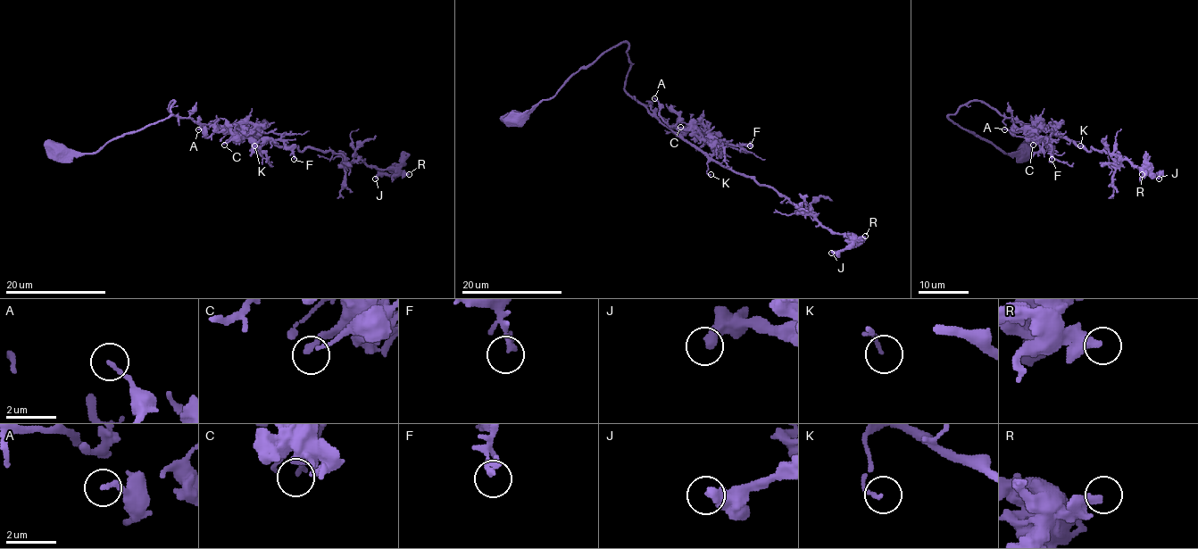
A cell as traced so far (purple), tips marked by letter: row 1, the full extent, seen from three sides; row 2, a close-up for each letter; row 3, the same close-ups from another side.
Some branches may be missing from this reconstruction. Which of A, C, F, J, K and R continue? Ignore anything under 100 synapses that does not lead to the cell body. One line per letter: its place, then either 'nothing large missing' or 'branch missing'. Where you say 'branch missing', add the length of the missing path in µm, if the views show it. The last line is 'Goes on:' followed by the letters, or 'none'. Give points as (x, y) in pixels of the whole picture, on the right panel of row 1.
A: at (1004, 129); nothing large missing
C: at (1033, 145); nothing large missing
F: at (1052, 159); nothing large missing
J: at (1159, 178); nothing large missing
K: at (1080, 145); nothing large missing
R: at (1142, 174); nothing large missing
Goes on: none

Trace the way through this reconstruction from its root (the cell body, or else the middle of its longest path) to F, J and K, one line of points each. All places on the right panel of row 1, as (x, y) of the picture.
F: (1027, 154), (1002, 153), (949, 115), (985, 102), (1036, 125), (1035, 134), (1052, 140), (1052, 159)
J: (1027, 154), (1002, 153), (949, 115), (981, 100), (1002, 115), (1043, 125), (1088, 151), (1105, 151), (1159, 178)
K: (1027, 154), (1002, 153), (961, 128), (949, 115), (970, 102), (981, 100), (1002, 115), (1043, 125), (1080, 145)

